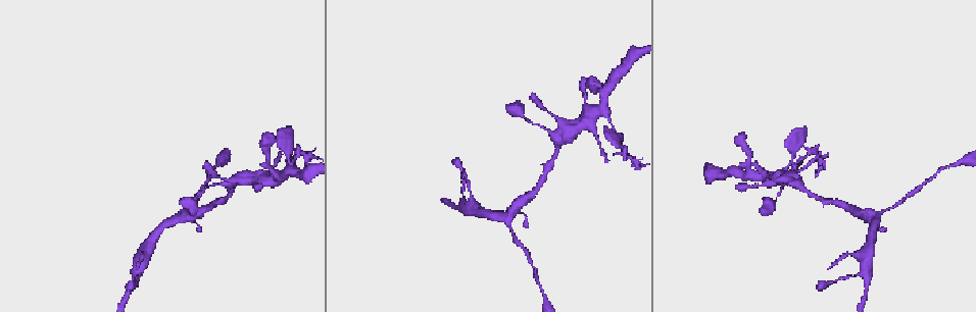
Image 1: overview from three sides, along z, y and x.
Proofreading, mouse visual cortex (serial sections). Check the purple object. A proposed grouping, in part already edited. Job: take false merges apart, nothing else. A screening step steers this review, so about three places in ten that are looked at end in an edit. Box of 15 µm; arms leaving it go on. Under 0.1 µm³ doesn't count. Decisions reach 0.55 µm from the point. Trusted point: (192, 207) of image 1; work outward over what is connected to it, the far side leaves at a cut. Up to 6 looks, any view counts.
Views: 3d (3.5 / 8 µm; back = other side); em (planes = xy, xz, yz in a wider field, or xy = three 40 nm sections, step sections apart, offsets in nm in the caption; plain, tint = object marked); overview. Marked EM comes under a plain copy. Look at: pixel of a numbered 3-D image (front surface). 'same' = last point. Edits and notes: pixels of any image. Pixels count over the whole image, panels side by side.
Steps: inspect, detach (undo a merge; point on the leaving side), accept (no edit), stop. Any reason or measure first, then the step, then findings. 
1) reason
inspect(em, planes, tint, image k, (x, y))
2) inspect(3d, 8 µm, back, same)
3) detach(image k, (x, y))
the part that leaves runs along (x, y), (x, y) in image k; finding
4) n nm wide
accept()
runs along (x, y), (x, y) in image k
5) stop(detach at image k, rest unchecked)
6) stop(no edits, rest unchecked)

sharp bend
inspect(em, xy, step 2, tint, image 1, (795, 183))

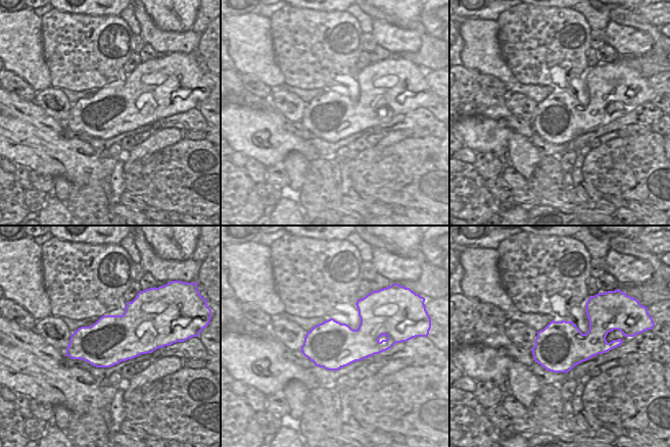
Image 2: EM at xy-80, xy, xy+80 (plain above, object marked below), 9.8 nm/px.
inspect(3d, 3.5 µm, same)

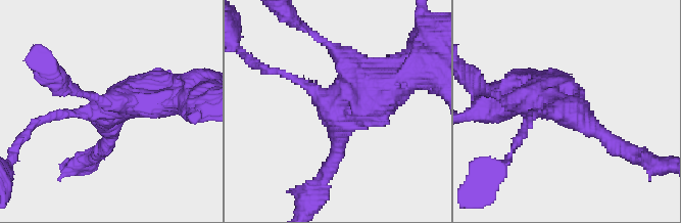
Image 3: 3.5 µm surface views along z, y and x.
480 nm wide
accept()
runs along (46, 119), (161, 96) in image 3; continuous, no second cell

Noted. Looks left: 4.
small branch off a trunk
inspect(3d, 3.5 µm, image 1, (605, 116))

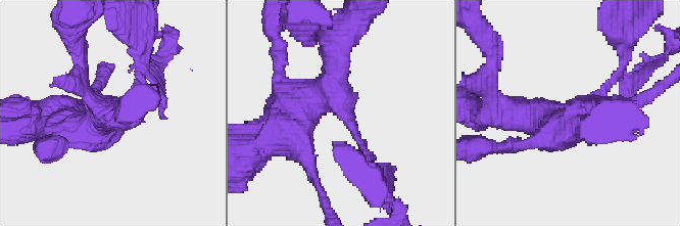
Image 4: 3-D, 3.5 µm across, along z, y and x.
4 arms; arms of 150, 300, 400, 450 nm; need the tissue
inspect(em, xy, step 2, tint, image 4, (342, 107))

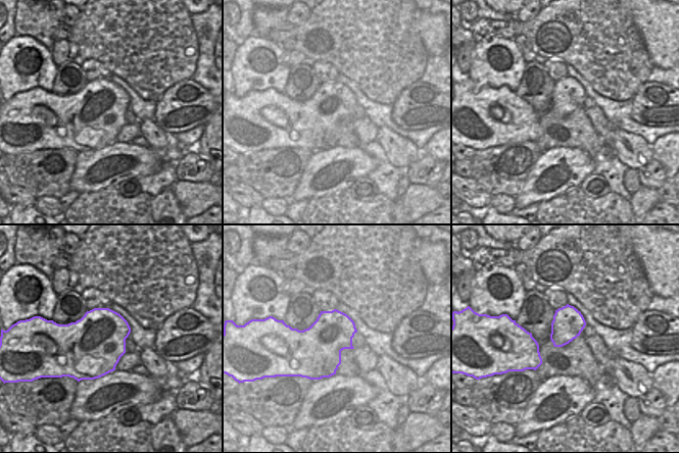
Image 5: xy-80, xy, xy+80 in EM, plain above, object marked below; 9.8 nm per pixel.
inspect(em, planes, tint, same)

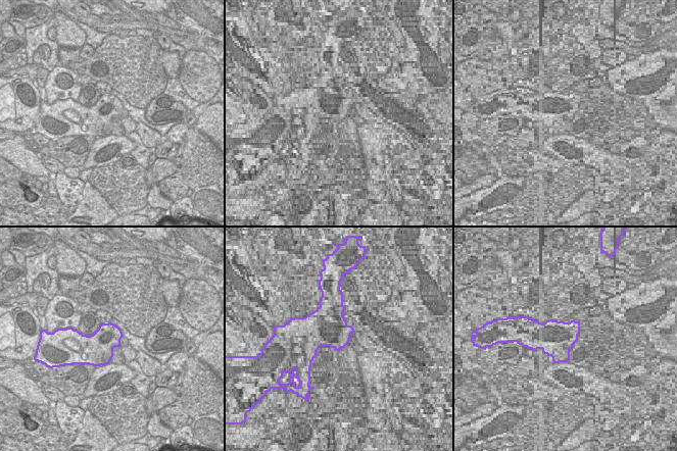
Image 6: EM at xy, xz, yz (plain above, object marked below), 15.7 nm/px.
detach(image 4, (614, 79))
the part that leaves runs along (354, 132), (370, 155), (367, 174) in image 4; two cells meet here

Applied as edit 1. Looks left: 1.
stop(detach at image 4, rest unchecked)

